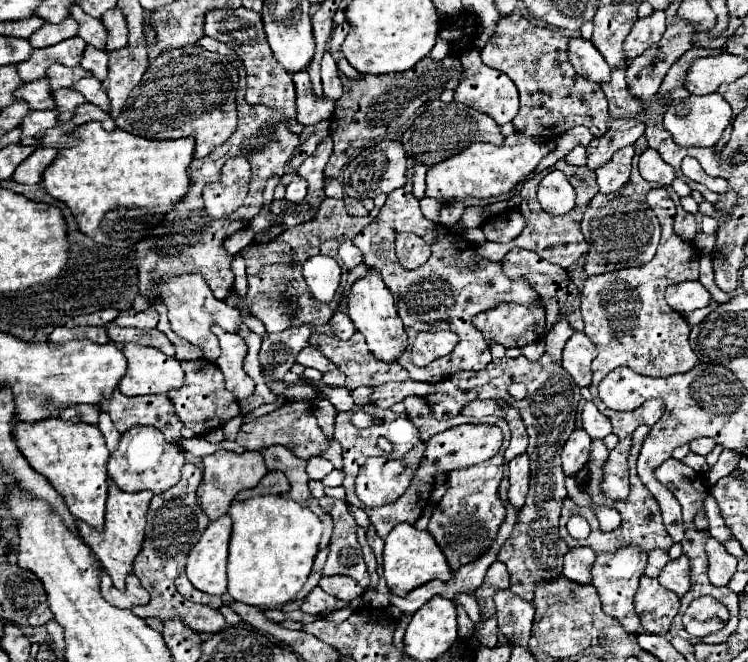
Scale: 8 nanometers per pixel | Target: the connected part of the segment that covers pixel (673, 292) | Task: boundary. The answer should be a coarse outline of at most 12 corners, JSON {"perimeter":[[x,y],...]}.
{"perimeter":[[700,281],[668,285],[666,303],[680,315],[710,305]]}

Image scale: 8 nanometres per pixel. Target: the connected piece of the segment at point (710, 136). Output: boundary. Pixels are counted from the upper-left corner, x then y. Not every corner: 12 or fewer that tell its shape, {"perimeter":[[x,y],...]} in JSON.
{"perimeter":[[718,93],[674,101],[664,129],[680,147],[714,147],[730,119]]}

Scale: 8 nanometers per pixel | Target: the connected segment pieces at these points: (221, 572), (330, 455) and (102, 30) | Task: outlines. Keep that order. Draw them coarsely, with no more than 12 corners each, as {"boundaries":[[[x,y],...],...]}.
{"boundaries":[[[230,515],[208,525],[186,563],[190,583],[226,591]],[[332,441],[326,451],[322,451],[324,459],[332,461],[336,469],[344,467],[340,445]],[[80,5],[70,7],[78,21],[78,37],[106,51],[108,29],[100,19],[82,13]]]}

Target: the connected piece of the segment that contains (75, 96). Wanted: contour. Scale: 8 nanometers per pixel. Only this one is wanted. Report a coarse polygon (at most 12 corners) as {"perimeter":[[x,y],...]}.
{"perimeter":[[74,89],[54,91],[58,113],[64,123],[86,103]]}

